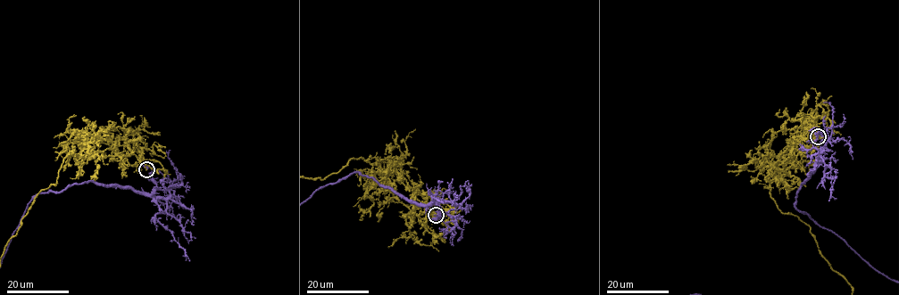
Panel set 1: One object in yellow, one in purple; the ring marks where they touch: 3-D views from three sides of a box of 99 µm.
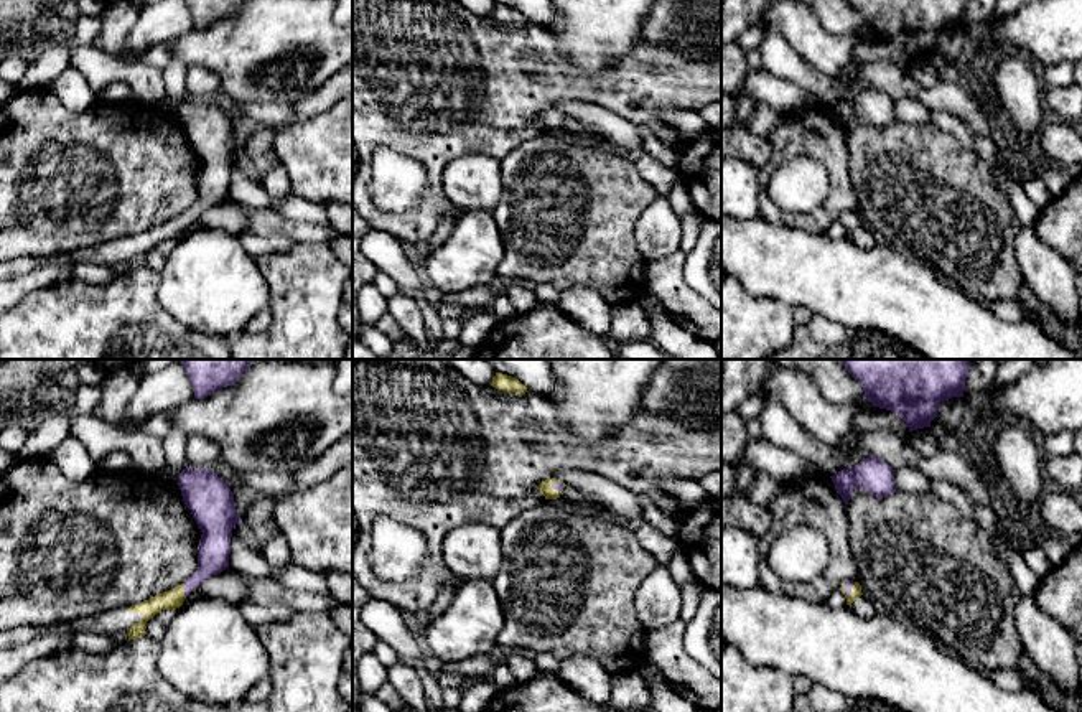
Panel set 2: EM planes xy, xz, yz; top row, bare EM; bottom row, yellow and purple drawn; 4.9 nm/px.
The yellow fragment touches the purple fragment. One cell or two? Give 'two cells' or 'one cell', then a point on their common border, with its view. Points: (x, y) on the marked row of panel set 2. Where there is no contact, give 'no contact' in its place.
two cells; contact xy (183, 590)

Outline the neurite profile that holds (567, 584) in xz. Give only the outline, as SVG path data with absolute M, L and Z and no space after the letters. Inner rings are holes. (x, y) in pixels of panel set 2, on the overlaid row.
M557 498L519 513L501 531L501 547L502 564L492 580L504 611L504 626L497 636L501 654L514 648L527 648L534 653L553 654L558 659L588 656L611 676L639 671L647 664L647 630L636 615L636 592L659 564L642 549L634 531L598 514L575 513L567 501Z

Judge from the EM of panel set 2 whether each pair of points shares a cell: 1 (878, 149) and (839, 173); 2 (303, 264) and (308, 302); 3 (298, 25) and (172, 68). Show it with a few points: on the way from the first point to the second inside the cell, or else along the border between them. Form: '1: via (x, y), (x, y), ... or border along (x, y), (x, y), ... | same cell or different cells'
1: border along (845, 135), (850, 185), (858, 205) | different cells
2: via (307, 274), (307, 292) | same cell
3: border along (172, 58), (186, 66) | different cells

